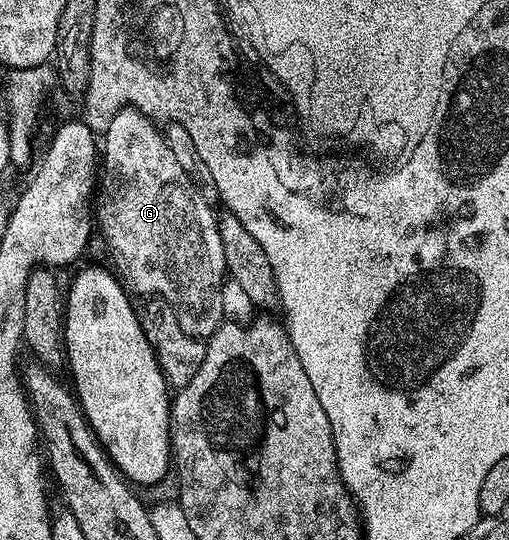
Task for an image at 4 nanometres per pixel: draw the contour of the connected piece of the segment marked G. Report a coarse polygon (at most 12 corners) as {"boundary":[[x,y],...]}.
{"boundary":[[158,123],[103,131],[95,222],[116,273],[207,340],[218,215]]}

